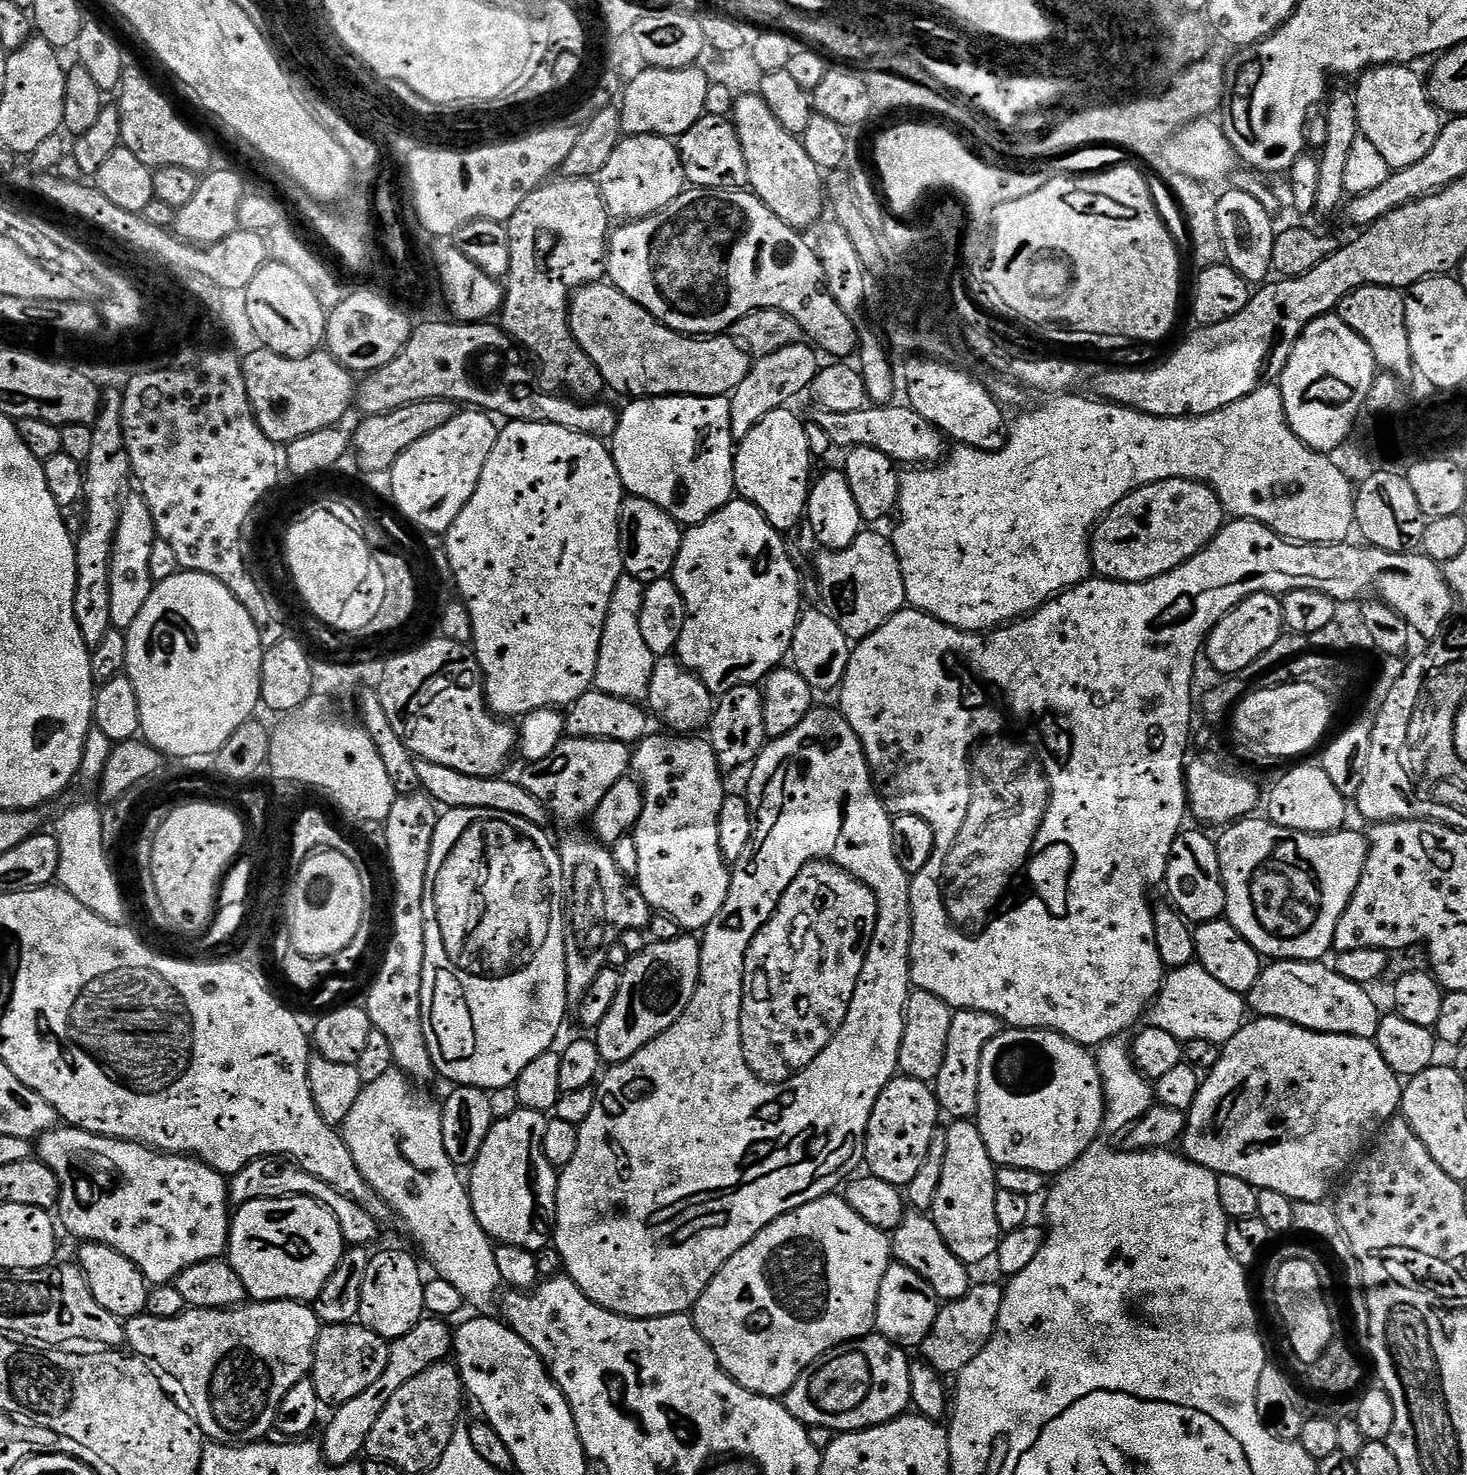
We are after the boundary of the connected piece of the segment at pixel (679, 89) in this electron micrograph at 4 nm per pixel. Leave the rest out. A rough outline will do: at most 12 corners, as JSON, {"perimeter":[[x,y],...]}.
{"perimeter":[[645,67],[618,100],[624,136],[678,138],[705,116],[709,73]]}

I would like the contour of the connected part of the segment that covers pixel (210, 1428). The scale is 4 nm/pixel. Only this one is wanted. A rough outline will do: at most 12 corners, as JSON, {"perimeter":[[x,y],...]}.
{"perimeter":[[299,1300],[147,1314],[127,1347],[209,1441],[263,1441],[312,1370]]}

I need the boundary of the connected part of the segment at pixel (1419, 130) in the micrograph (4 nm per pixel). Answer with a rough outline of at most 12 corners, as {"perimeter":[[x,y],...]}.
{"perimeter":[[1402,64],[1355,81],[1359,135],[1392,170],[1422,162],[1441,113]]}

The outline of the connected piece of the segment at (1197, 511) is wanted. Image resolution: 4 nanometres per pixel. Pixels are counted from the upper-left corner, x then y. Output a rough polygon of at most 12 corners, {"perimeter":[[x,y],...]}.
{"perimeter":[[1170,478],[1095,525],[1093,569],[1137,584],[1185,564],[1224,527],[1216,492]]}

